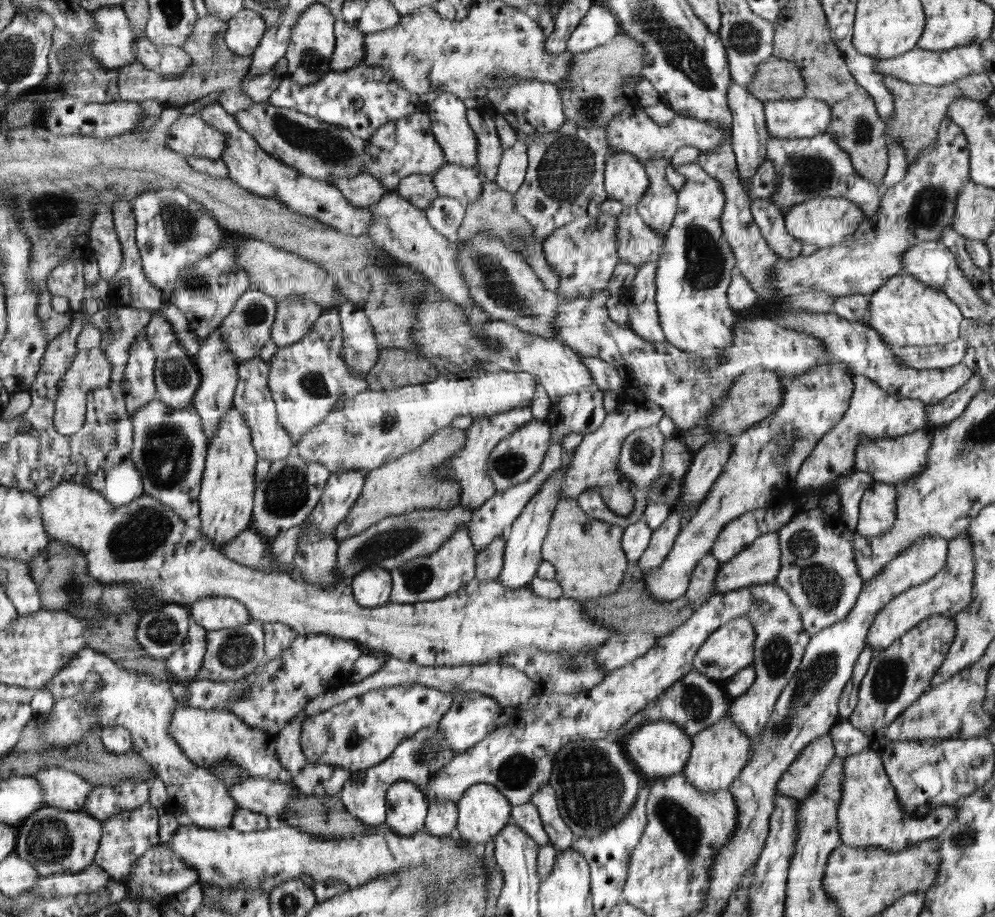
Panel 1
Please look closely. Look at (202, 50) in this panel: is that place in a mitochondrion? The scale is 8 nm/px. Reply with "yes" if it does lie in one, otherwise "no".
no

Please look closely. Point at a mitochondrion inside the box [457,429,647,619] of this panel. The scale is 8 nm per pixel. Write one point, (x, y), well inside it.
(509, 464)

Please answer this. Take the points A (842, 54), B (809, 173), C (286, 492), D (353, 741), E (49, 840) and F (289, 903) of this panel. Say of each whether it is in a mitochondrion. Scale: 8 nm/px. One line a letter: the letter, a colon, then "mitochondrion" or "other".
A: other
B: mitochondrion
C: mitochondrion
D: other
E: mitochondrion
F: mitochondrion

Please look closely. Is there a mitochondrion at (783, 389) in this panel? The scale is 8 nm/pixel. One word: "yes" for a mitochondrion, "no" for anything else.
no

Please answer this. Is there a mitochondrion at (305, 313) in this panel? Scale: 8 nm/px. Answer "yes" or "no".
no

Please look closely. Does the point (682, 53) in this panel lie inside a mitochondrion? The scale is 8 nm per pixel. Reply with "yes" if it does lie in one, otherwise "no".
yes

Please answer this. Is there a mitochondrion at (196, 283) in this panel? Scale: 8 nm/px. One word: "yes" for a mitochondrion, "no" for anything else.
yes

